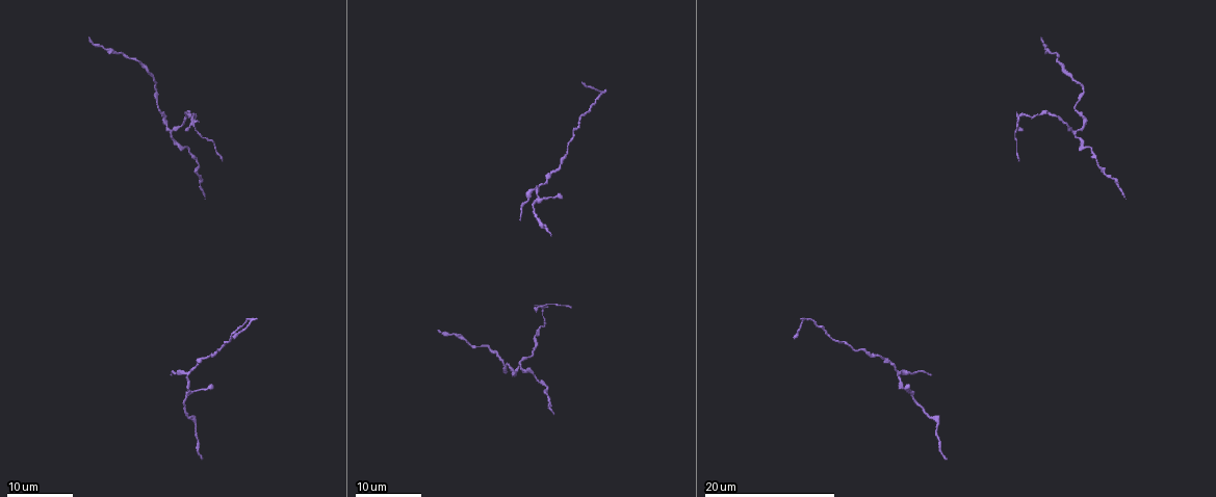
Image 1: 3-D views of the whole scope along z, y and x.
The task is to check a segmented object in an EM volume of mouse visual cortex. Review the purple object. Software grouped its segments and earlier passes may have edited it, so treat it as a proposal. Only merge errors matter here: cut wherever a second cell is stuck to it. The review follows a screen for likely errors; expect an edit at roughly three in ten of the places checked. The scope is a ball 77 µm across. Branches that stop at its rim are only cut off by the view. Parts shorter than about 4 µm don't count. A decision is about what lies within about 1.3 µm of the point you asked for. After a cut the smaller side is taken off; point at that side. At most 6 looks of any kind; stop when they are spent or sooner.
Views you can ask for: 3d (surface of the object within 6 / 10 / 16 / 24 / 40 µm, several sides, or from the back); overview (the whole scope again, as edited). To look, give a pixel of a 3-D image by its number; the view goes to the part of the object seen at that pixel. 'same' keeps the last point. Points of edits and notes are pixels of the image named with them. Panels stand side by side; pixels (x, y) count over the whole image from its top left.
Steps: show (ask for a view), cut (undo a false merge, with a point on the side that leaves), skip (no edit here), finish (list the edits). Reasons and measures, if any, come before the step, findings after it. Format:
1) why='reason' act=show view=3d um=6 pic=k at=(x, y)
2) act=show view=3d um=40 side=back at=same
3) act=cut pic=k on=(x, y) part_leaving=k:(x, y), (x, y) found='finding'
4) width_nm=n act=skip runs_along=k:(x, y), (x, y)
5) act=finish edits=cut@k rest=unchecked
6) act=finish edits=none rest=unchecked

why='small branch off a trunk' act=show view=3d um=24 pic=1 at=(544, 310)

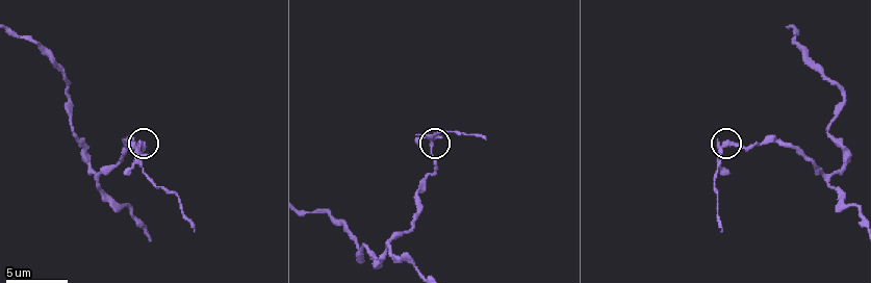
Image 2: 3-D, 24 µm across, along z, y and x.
why='zoom in' act=show view=3d um=6 pic=2 at=(432, 143)

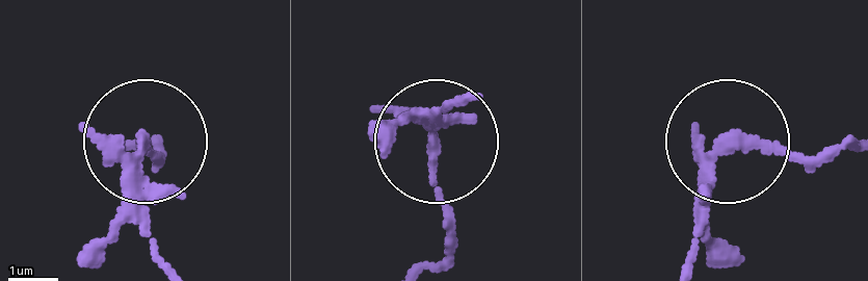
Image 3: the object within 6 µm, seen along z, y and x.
arms=4 act=cut pic=3 on=(141, 228) part_leaving=3:(132, 160), (136, 219), (169, 269) found='a second cell is stuck on'

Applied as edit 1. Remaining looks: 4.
act=show view=overview

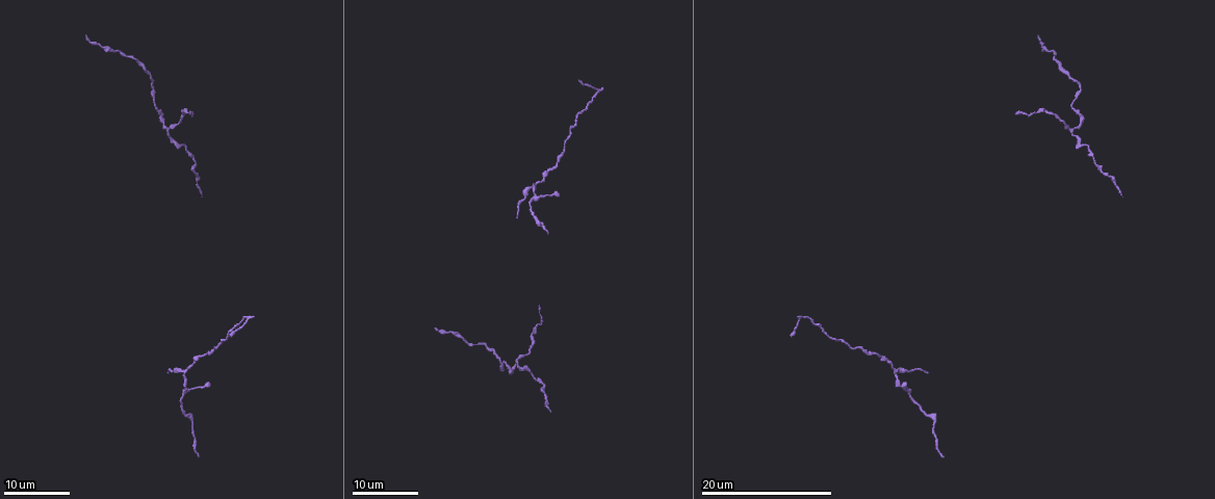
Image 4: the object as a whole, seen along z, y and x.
why='three arms meet' act=show view=3d um=16 pic=4 at=(518, 360)

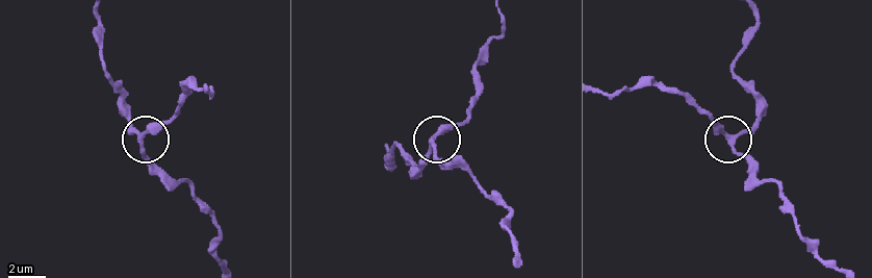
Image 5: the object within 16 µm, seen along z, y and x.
why='zoom in' act=show view=3d um=10 pic=5 at=(730, 144)

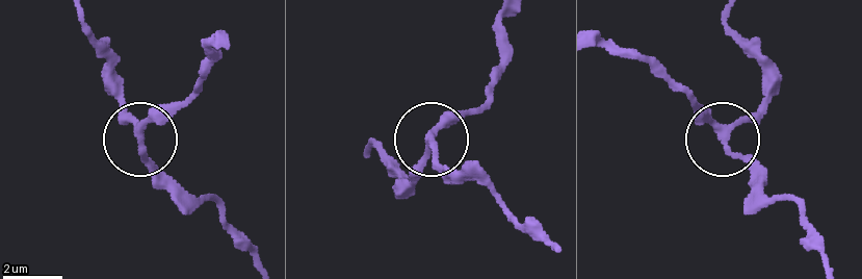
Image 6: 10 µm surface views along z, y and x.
arms=3 act=skip runs_along=6:(600, 44), (660, 67), (722, 135), (777, 83) found='all the same cell'

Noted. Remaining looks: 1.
act=finish edits=cut@3 rest=unchecked

